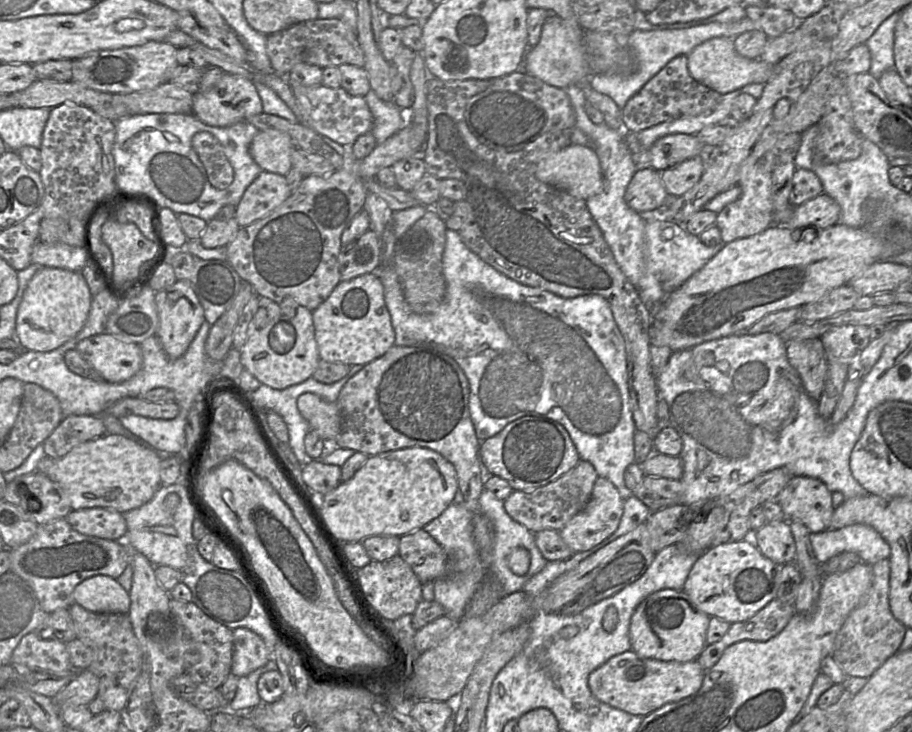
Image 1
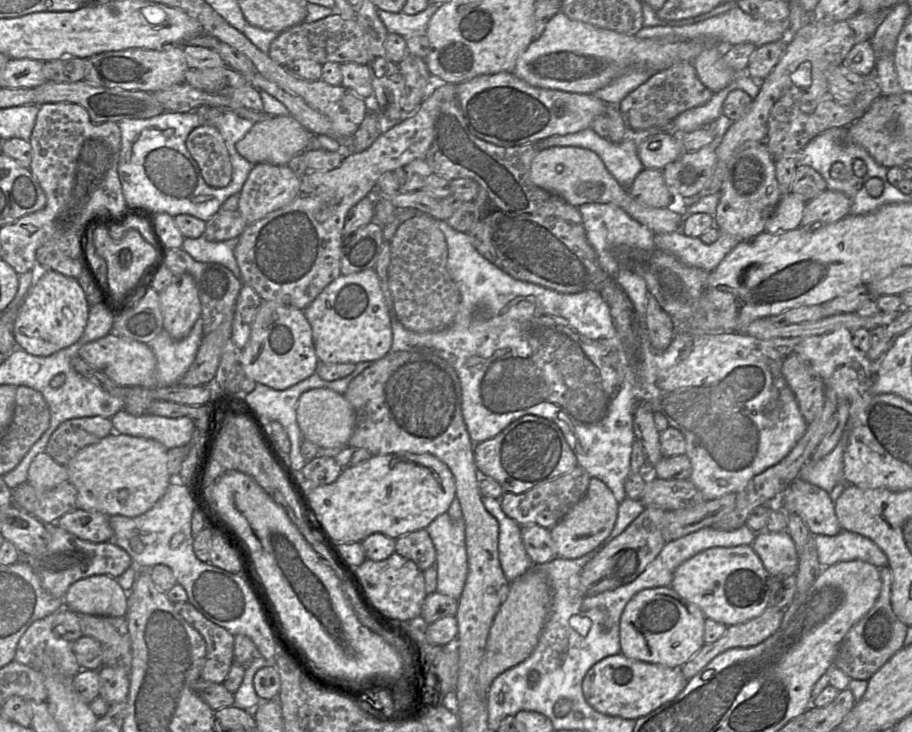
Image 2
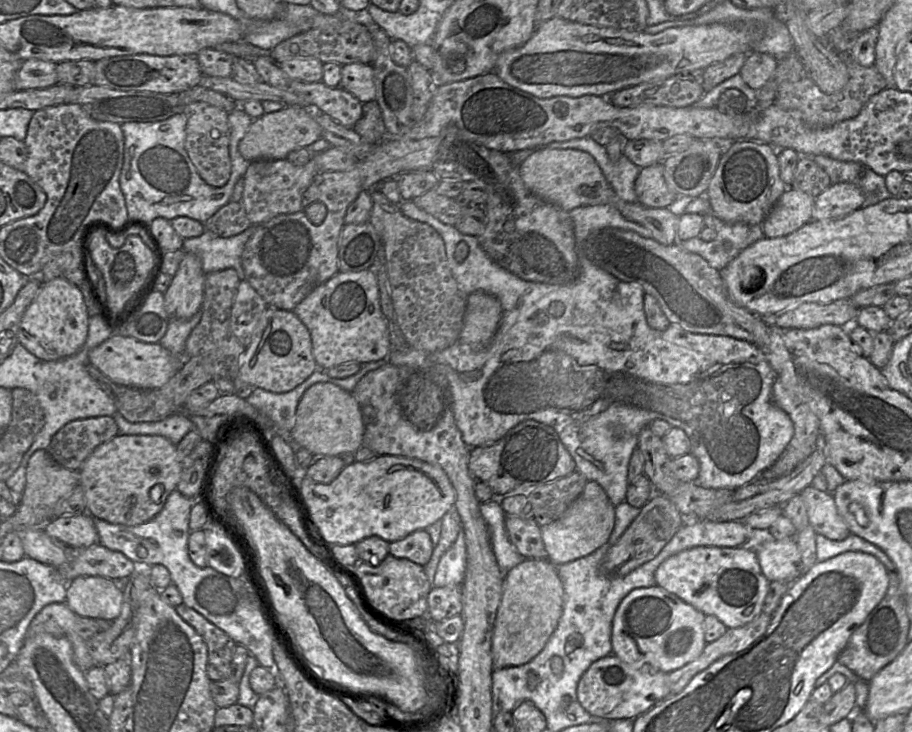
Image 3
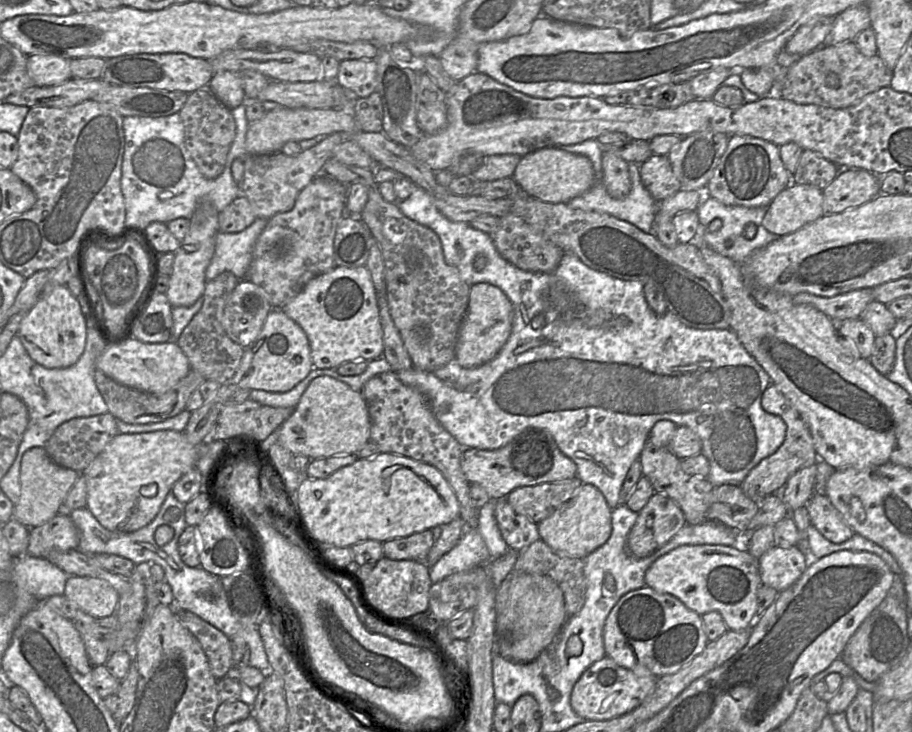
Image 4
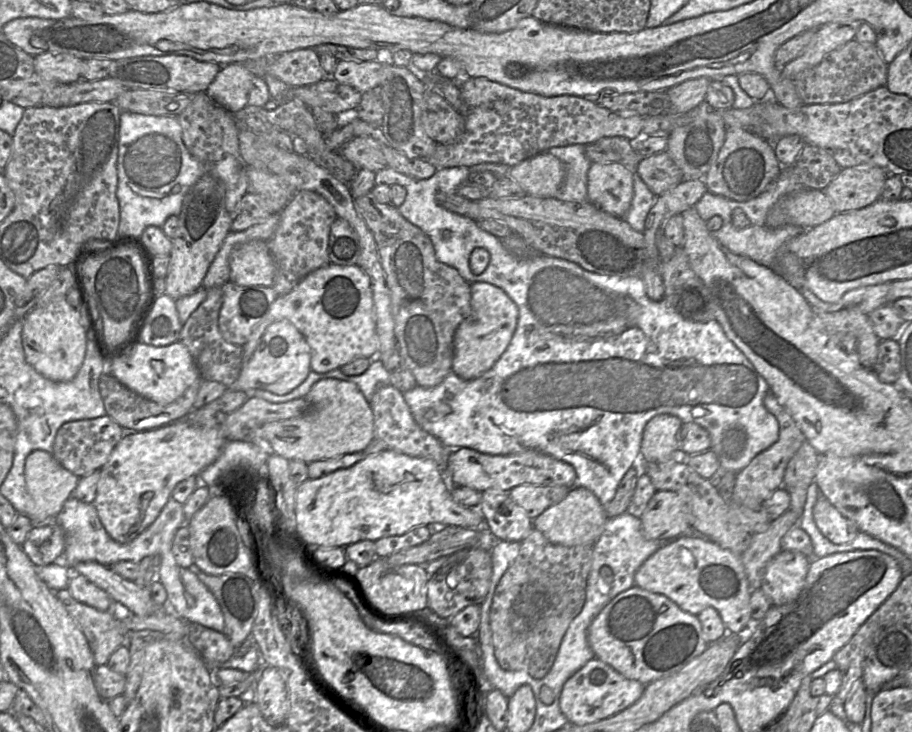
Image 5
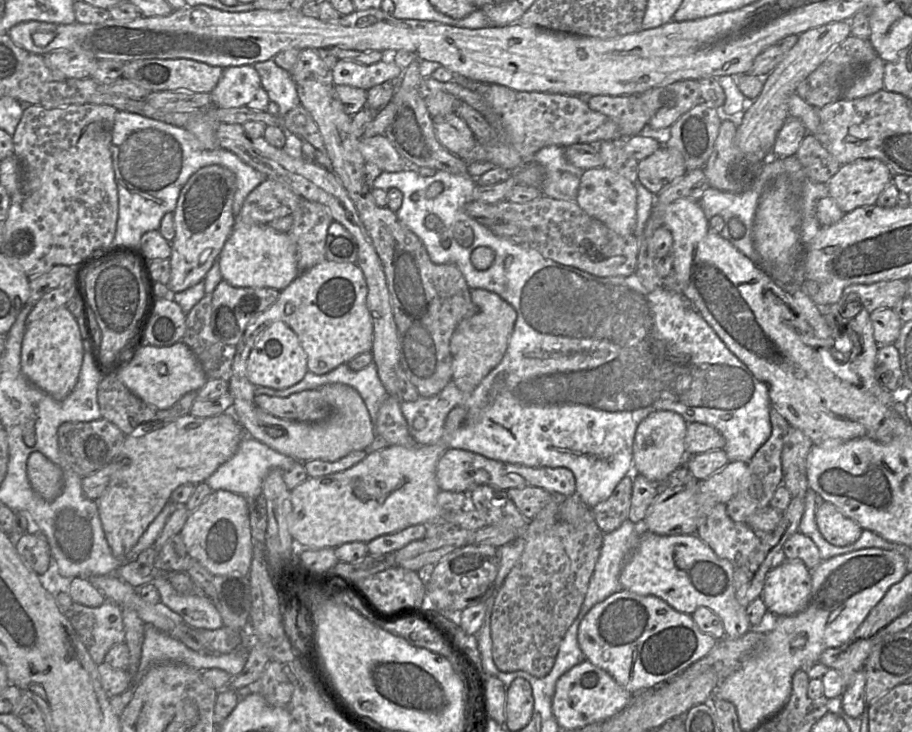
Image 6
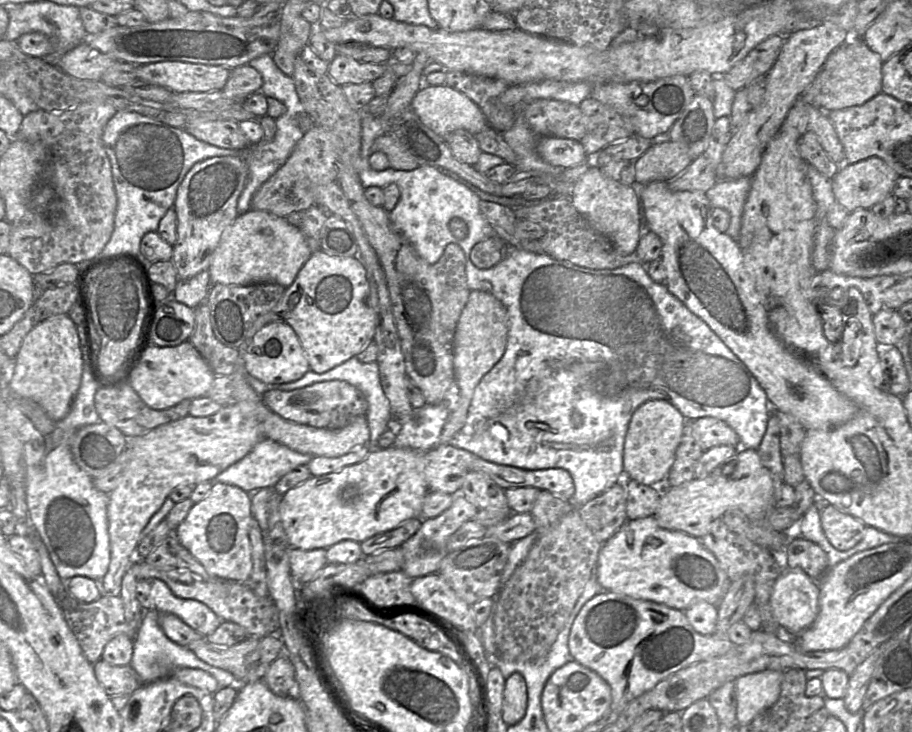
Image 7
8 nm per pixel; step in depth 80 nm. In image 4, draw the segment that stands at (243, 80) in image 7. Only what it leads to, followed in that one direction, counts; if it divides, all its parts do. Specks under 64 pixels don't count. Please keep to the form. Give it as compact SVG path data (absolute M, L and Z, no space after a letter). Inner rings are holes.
M217 72L212 77L207 88L230 110L246 102L239 72Z

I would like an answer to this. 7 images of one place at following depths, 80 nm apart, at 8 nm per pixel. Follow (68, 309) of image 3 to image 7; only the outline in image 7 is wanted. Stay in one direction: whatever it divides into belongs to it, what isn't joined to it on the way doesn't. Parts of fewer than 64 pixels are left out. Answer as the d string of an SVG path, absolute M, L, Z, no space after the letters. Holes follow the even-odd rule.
M68 314L51 316L33 327L25 336L5 385L15 395L36 402L53 421L69 412L81 383L82 351L77 325Z

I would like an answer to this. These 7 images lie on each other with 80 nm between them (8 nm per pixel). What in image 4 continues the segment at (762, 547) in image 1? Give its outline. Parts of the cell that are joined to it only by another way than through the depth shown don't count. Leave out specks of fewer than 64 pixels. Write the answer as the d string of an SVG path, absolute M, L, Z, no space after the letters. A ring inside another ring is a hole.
M773 546L758 560L761 585L781 592L793 585L803 574L810 557L801 547Z

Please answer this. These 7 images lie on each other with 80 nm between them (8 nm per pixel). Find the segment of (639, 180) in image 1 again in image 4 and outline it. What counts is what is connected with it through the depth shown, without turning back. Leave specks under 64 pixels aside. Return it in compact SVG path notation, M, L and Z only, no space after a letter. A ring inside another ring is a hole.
M652 155L639 168L641 182L657 203L681 189L667 155Z

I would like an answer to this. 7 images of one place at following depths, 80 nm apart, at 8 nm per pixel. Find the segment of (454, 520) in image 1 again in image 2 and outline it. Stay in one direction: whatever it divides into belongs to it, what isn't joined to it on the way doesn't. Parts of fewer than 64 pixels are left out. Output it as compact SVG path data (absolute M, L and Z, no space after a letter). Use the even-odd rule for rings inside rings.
M447 512L443 513L427 526L426 531L436 550L436 591L459 600L468 572L463 516L454 521Z

